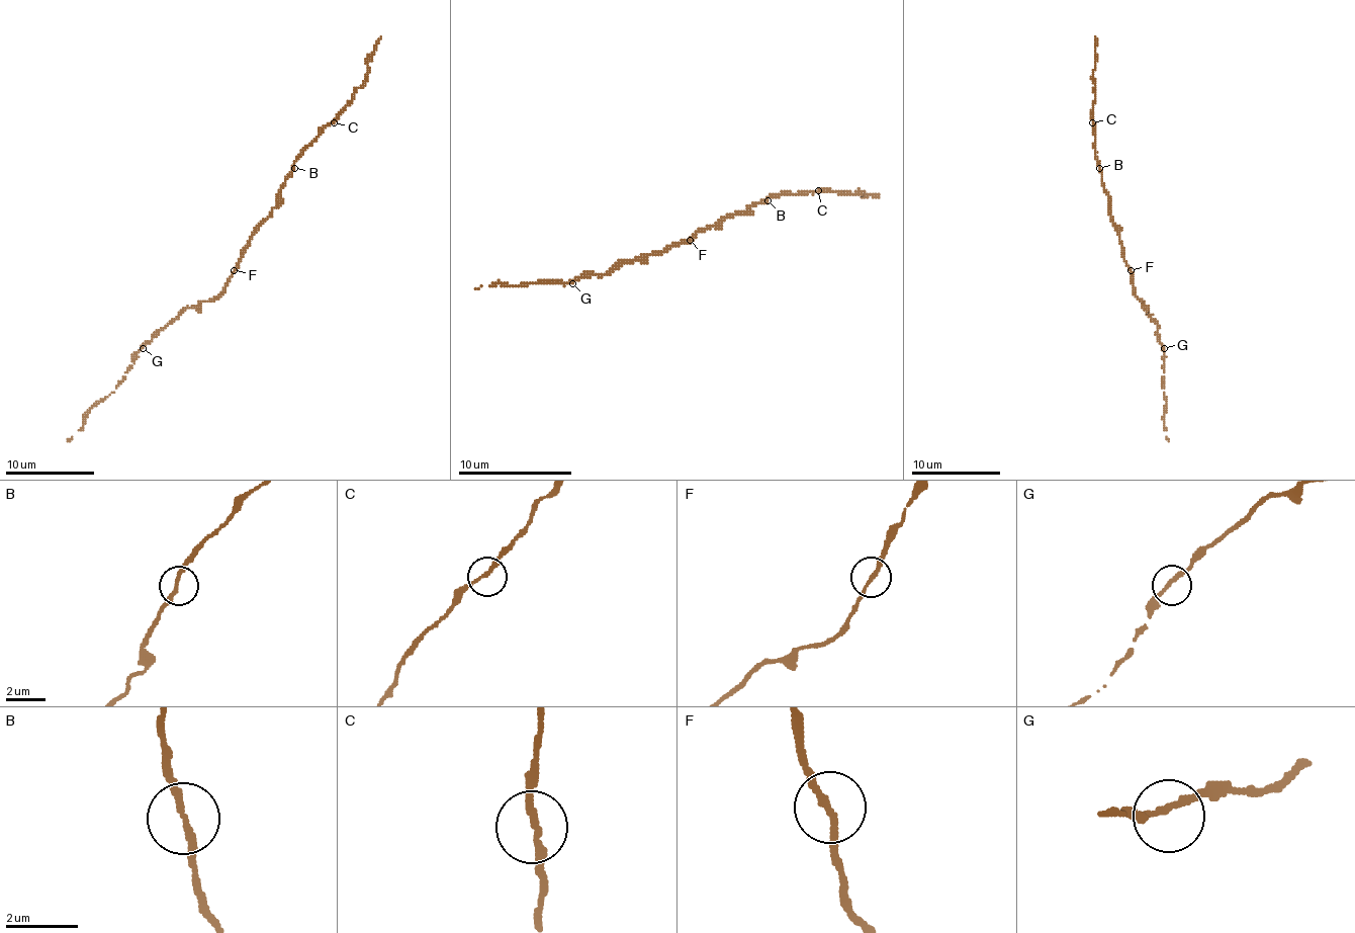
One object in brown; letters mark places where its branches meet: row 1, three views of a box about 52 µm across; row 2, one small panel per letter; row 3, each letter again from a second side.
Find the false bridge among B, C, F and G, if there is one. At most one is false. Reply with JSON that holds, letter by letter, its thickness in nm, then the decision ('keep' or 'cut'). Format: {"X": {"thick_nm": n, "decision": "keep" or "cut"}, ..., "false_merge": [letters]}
{"B": {"thick_nm": 180, "decision": "keep"}, "C": {"thick_nm": 170, "decision": "keep"}, "F": {"thick_nm": 180, "decision": "keep"}, "G": {"thick_nm": 170, "decision": "keep"}, "false_merge": []}

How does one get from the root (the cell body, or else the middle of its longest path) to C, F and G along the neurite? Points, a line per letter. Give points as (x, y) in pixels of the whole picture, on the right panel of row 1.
C: (1123, 254), (1119, 243), (1119, 228), (1112, 221), (1108, 194), (1095, 154), (1093, 123)
F: (1123, 254), (1123, 261), (1131, 270)
G: (1123, 254), (1133, 292), (1157, 323), (1157, 341), (1164, 348)

